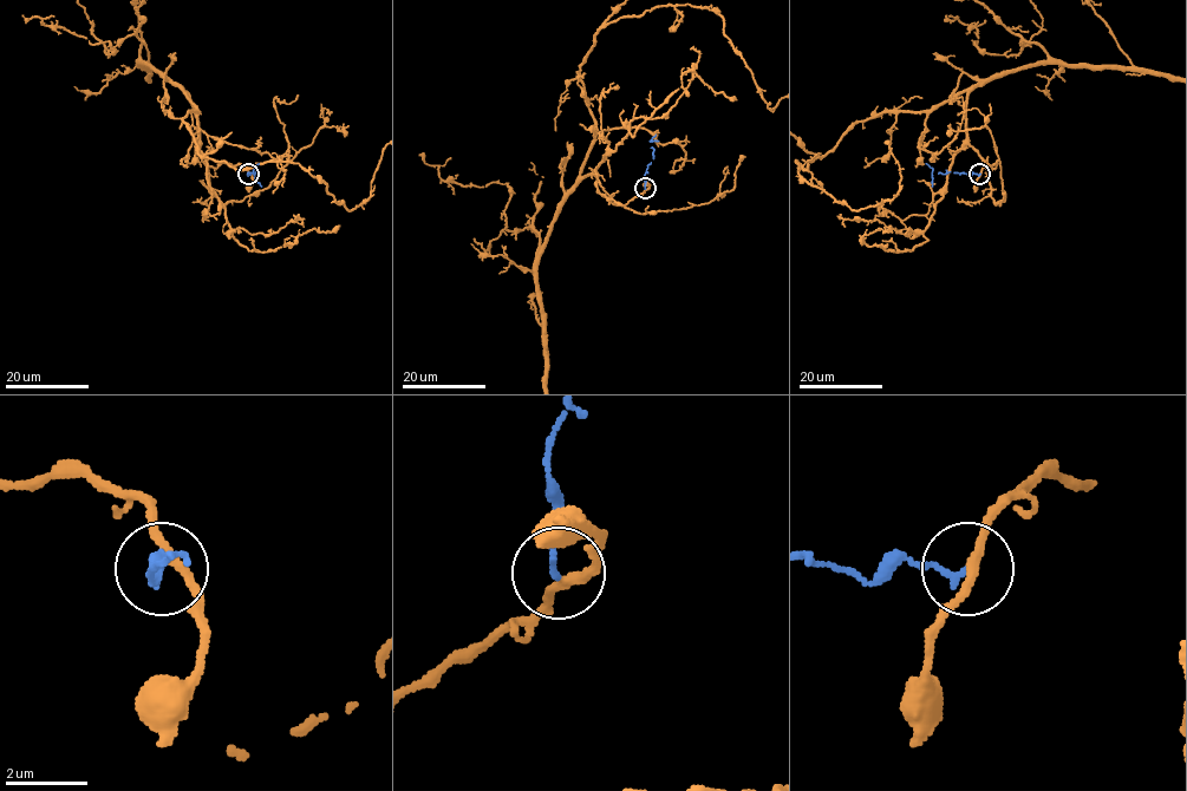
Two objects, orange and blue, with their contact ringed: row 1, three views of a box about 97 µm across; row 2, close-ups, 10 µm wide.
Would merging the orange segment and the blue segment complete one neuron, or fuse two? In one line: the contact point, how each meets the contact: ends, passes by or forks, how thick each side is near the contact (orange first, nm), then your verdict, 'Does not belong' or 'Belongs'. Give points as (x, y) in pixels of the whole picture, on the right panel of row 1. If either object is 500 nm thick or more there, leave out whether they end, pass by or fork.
Place: (979, 174). At the ring orange passes by. At the ring blue ends. Thickness 200 nm (orange) against 150 nm. Belongs

